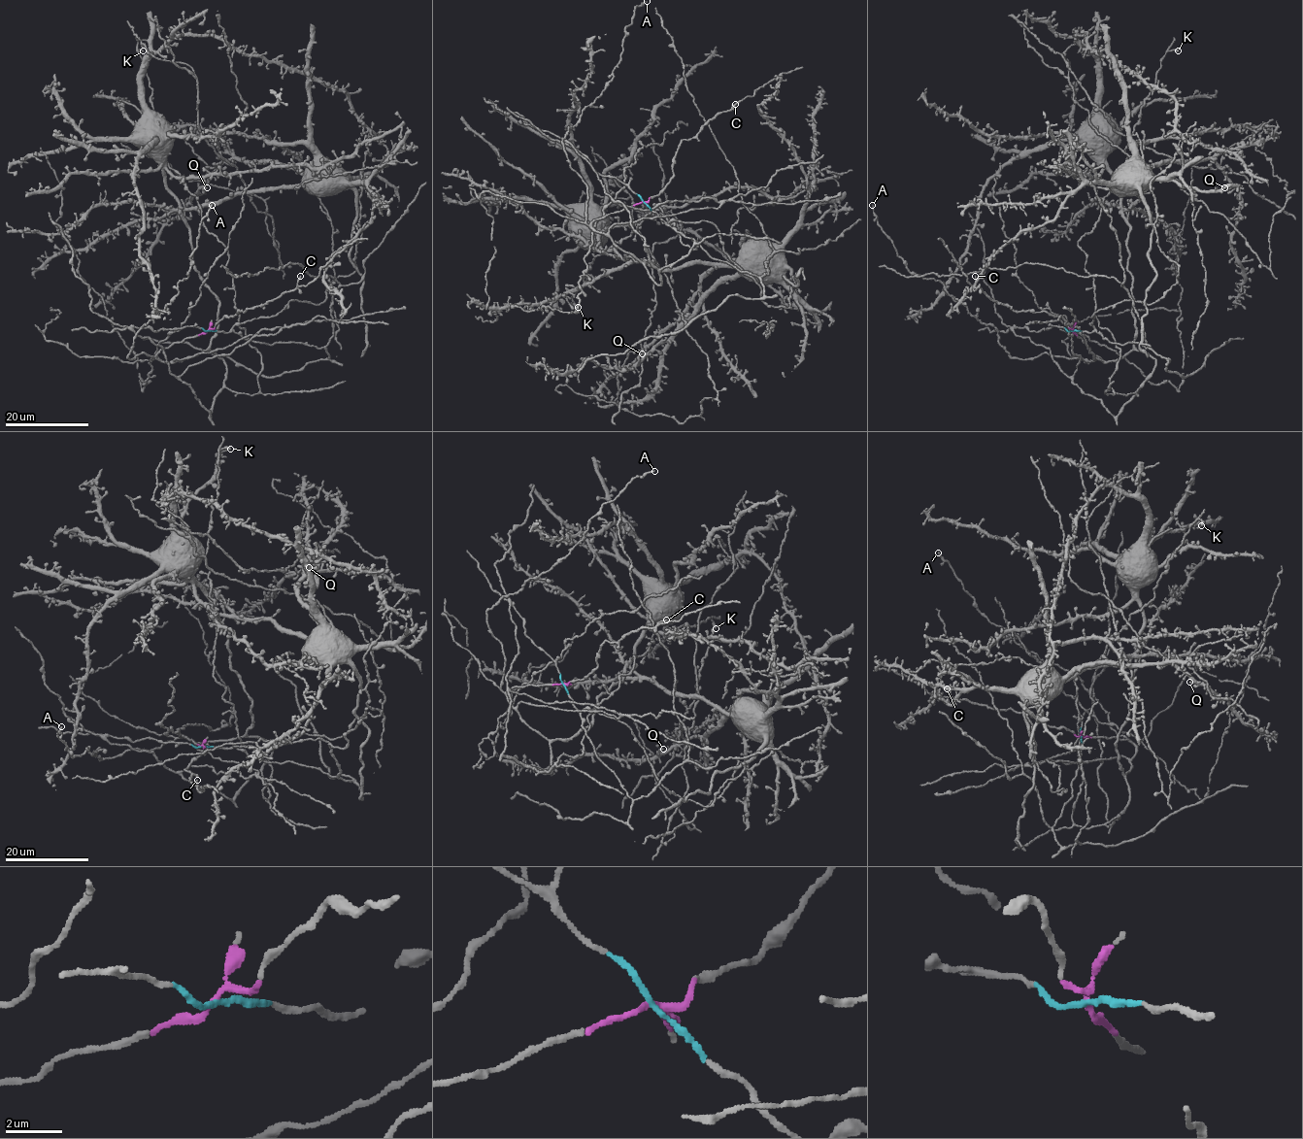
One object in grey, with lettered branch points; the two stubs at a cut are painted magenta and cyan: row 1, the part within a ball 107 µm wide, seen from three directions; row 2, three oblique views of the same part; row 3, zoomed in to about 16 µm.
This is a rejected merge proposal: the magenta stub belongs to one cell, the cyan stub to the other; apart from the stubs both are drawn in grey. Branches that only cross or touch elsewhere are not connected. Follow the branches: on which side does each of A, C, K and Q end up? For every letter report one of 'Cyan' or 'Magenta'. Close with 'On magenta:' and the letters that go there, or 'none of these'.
A: Magenta
C: Magenta
K: Magenta
Q: Cyan
On magenta: A, C, K

